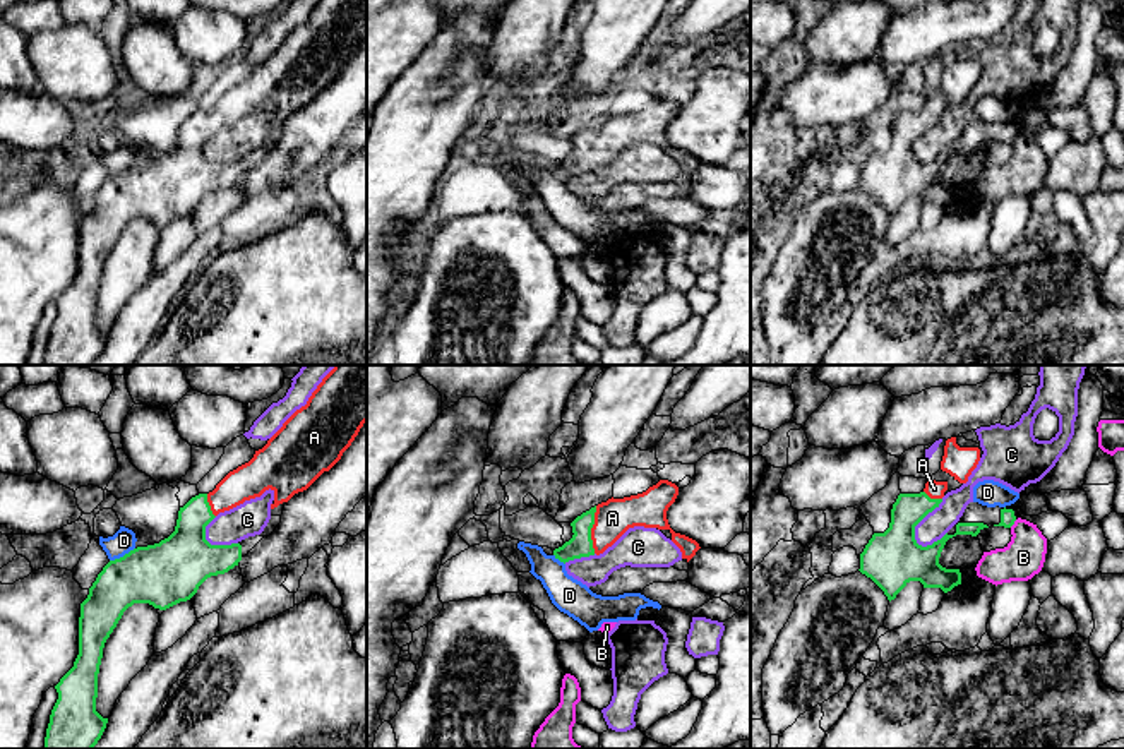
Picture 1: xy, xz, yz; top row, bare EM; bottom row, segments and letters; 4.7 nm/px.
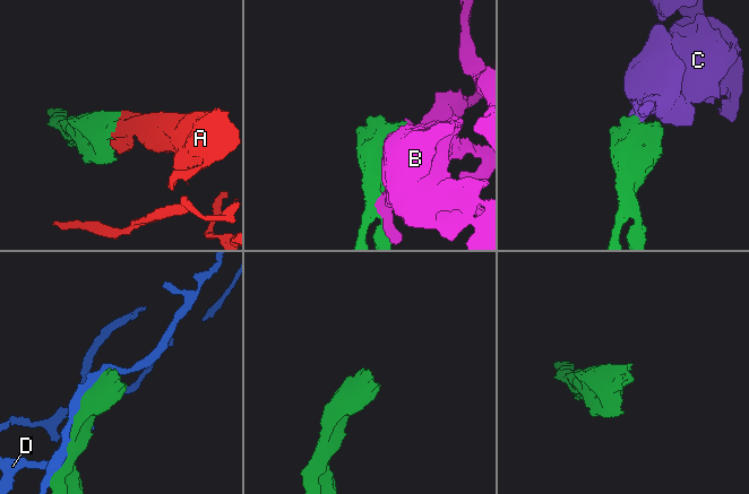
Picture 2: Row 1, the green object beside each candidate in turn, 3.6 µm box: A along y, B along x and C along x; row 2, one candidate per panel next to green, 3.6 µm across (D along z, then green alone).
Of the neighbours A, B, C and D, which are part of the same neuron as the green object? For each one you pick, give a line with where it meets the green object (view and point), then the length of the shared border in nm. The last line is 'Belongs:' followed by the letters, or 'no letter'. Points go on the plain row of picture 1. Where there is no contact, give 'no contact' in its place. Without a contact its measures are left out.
A: contact xz (590, 146); length 220 nm
Belongs: A

